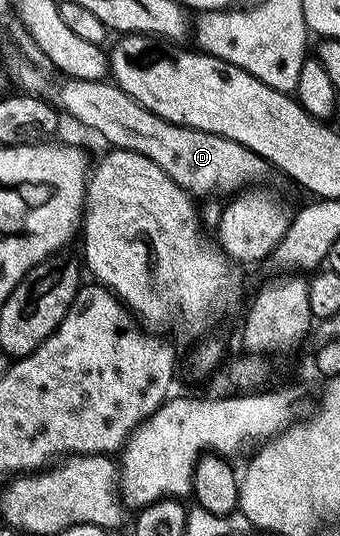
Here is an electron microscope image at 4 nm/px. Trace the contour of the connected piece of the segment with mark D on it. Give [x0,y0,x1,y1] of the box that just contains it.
[55,78,268,198]

